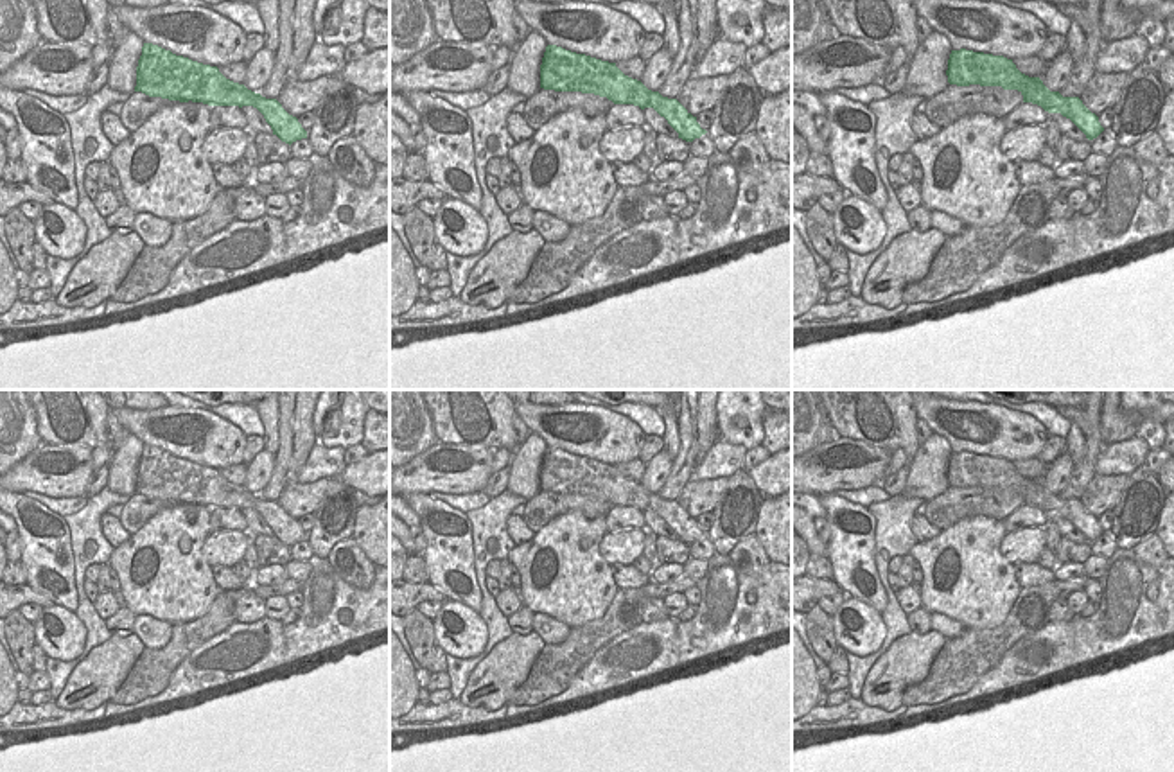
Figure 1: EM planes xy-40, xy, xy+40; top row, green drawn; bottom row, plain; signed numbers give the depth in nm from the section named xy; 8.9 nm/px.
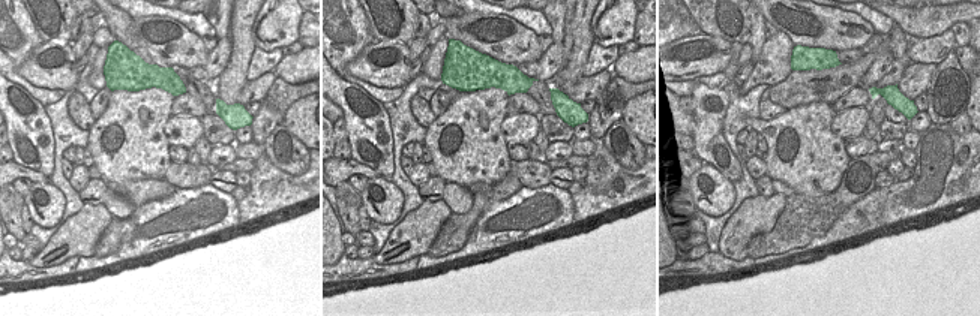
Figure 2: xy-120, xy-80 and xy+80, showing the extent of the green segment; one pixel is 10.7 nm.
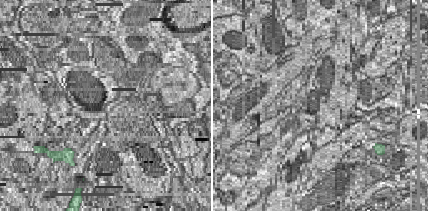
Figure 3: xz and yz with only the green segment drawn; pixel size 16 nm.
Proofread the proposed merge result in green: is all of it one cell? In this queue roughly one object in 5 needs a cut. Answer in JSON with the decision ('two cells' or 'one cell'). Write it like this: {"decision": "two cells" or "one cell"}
{"decision": "one cell"}

